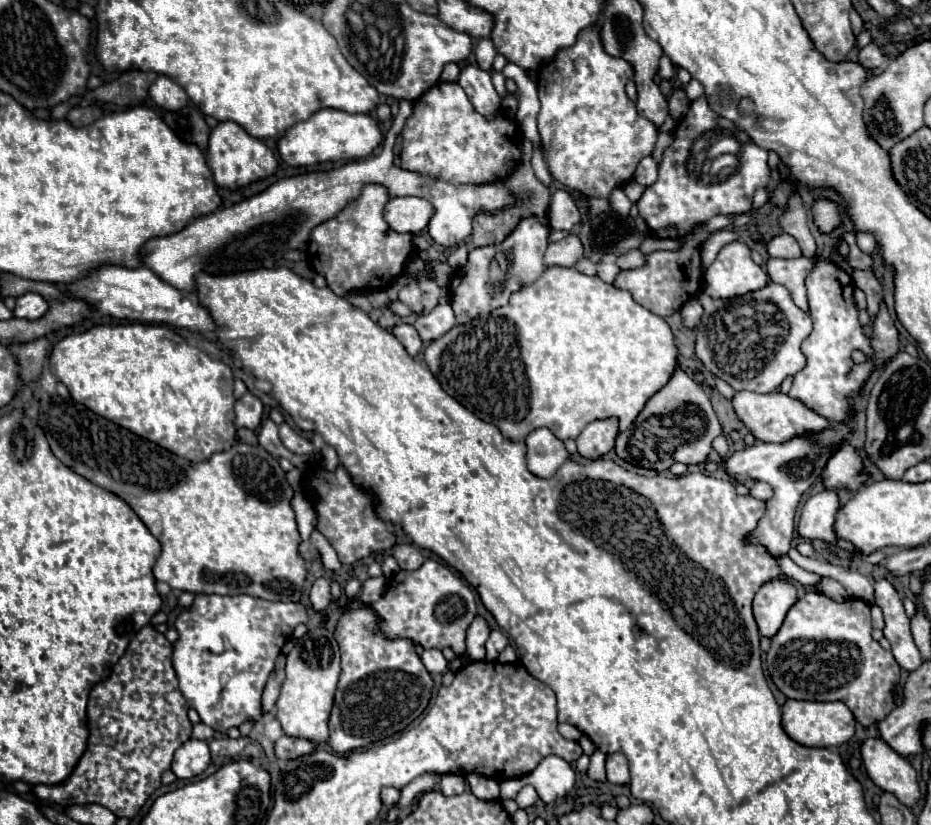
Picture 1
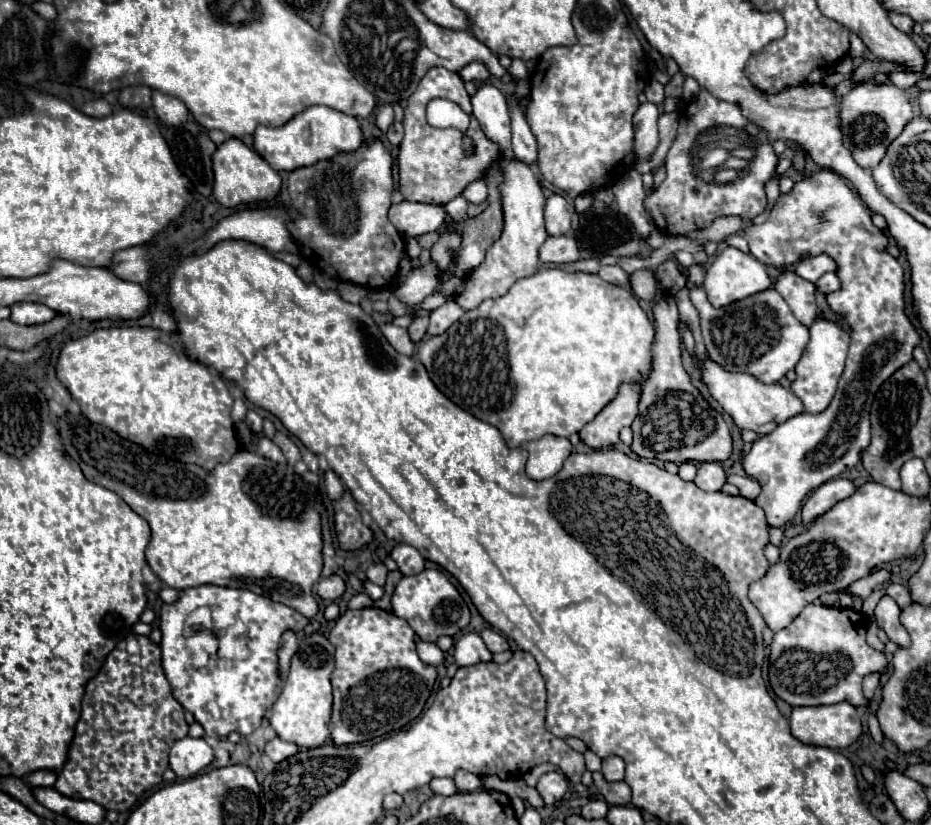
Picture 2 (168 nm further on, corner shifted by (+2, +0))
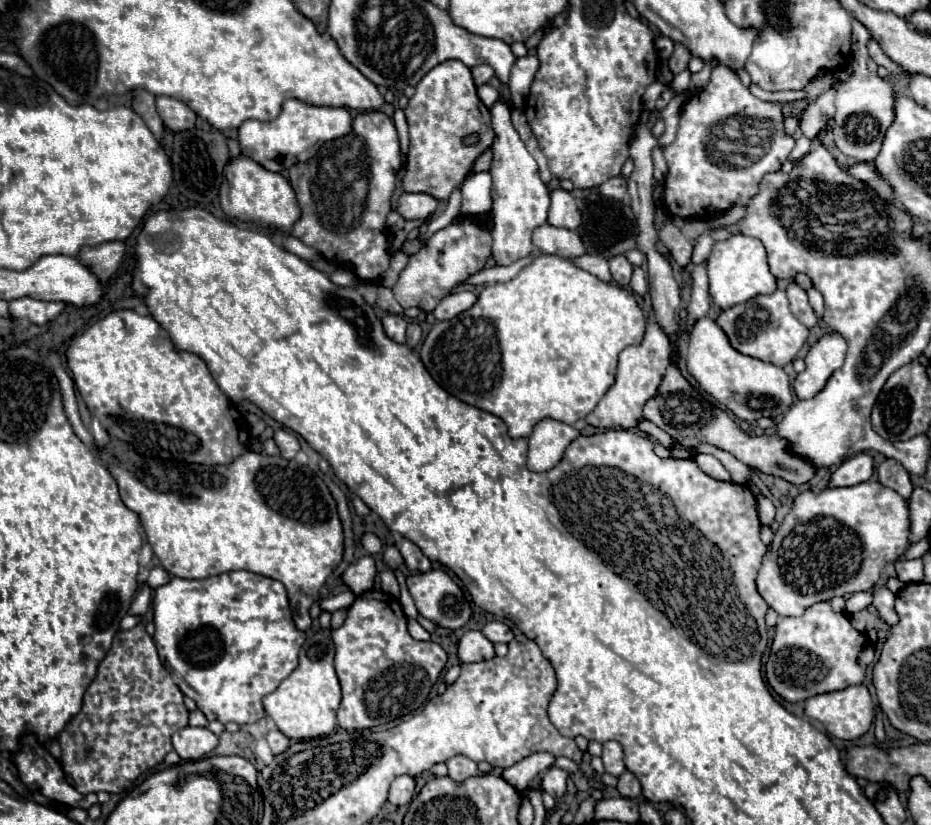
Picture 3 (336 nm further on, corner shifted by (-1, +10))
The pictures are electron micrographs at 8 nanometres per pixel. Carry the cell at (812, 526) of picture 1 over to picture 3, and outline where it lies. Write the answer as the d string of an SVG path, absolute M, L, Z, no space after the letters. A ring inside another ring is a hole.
M861 452L847 458L831 476L829 486L855 486L873 476L873 456Z

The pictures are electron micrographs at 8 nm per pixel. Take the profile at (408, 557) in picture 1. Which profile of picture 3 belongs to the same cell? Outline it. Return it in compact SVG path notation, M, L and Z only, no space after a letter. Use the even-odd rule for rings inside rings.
M401 540L397 544L397 548L399 548L409 570L417 570L417 572L429 572L431 570L431 560L411 540Z

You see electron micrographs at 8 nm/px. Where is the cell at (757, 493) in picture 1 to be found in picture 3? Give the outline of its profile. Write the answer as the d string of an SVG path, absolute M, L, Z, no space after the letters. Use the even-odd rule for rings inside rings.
M697 444L695 448L689 448L689 454L691 456L697 456L697 454L711 454L711 456L715 456L727 468L727 472L731 474L731 480L735 484L745 484L747 478L751 476L751 468L749 466L745 466L743 462L739 462L729 452L725 452L721 448L715 448L713 444Z

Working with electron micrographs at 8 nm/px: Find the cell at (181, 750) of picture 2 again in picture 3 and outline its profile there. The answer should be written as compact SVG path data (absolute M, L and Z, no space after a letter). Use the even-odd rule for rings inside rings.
M185 726L173 736L173 748L183 760L199 760L207 756L217 744L219 738L209 728Z

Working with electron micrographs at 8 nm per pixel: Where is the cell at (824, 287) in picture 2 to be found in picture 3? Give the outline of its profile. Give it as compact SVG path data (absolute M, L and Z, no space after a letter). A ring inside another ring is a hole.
M809 288L807 294L809 294L809 304L813 306L817 318L821 318L821 316L823 316L823 296L821 296L815 288Z

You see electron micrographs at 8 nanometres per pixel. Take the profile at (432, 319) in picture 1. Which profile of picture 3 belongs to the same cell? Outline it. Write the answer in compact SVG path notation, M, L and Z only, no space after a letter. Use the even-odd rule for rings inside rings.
M463 290L463 292L453 292L453 294L445 296L445 298L439 302L439 306L433 310L433 314L435 314L437 320L451 320L451 318L455 318L457 314L465 312L467 308L471 308L475 302L477 302L477 296L475 296L473 292L467 292L467 290Z

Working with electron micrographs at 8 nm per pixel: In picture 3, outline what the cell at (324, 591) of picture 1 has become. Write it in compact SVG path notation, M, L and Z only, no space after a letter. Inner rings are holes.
M361 556L359 560L355 560L345 570L343 580L359 596L359 594L363 594L363 592L367 592L367 590L373 588L375 576L377 576L377 566L375 566L373 556Z

